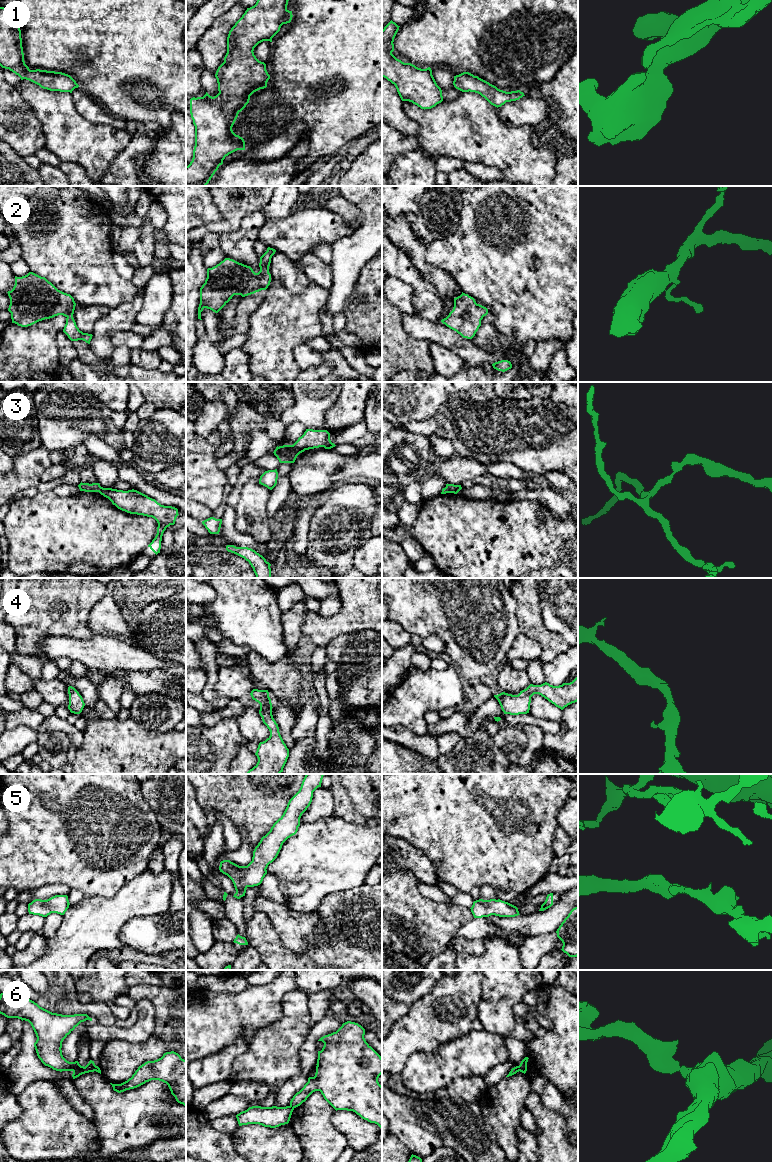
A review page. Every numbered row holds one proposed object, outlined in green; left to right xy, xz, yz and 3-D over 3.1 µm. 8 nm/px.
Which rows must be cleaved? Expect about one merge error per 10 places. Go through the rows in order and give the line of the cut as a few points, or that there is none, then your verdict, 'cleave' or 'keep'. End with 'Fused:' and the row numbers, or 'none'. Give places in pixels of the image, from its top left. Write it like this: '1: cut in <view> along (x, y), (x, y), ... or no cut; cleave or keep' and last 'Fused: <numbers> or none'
1: no cut; keep
2: no cut; keep
3: cut in xz along (292, 445), (300, 452); cleave
4: no cut; keep
5: no cut; keep
6: cut in yz along (517, 1066), (519, 1070); cleave
Fused: 3, 6

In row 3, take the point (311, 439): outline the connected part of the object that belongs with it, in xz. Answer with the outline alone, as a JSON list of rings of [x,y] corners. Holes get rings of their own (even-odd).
[[[306,429],[304,434],[298,438],[293,444],[300,453],[305,450],[324,447],[325,449],[331,449],[336,445],[330,440],[330,433],[327,430],[313,430]]]

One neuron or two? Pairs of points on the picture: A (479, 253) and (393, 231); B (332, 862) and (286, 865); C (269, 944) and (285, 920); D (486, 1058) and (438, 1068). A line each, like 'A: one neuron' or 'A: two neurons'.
A: two neurons
B: one neuron
C: two neurons
D: one neuron

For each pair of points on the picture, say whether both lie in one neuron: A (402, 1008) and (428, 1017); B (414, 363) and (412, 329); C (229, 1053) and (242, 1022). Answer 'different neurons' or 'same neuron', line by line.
A: different neurons
B: different neurons
C: different neurons

